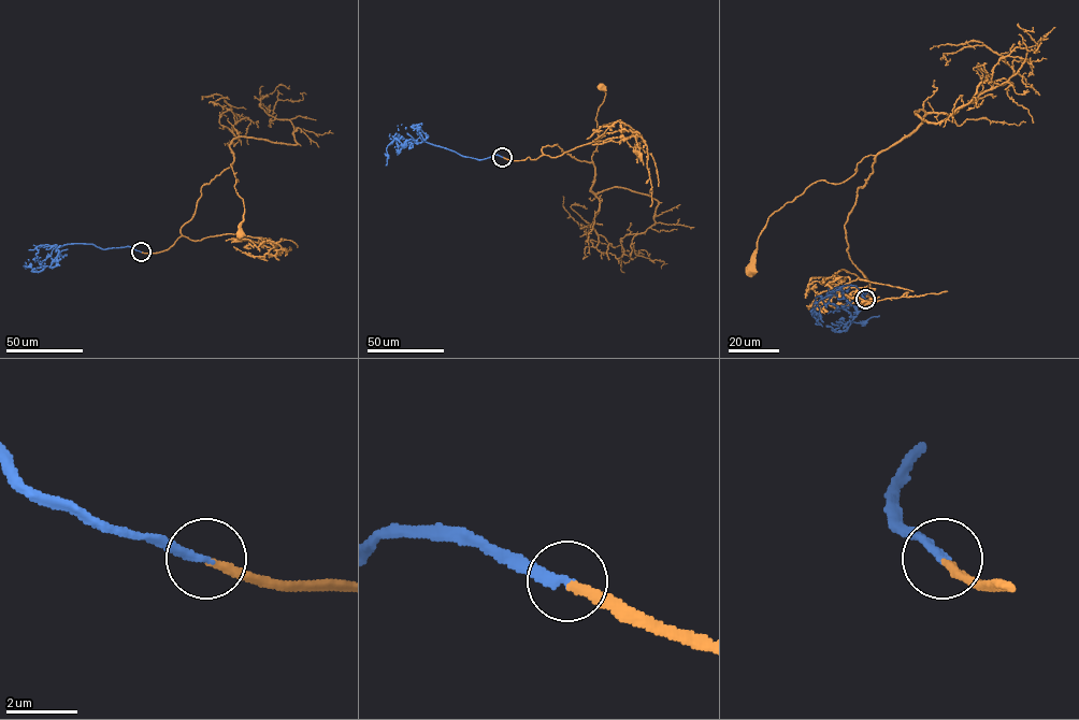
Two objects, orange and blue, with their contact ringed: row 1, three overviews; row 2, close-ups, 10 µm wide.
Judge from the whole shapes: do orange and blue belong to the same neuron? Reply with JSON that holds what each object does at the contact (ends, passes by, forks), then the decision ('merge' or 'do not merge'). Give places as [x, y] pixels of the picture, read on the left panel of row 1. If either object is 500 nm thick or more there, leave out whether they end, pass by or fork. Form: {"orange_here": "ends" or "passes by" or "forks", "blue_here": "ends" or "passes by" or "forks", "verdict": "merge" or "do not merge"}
{"orange_here": "ends", "blue_here": "ends", "verdict": "merge"}

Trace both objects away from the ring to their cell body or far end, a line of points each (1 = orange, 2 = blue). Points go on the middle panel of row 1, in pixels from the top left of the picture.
1: (502, 157), (536, 159), (557, 144), (592, 162), (605, 96), (600, 86)
2: (502, 157), (477, 159), (425, 142), (403, 147), (394, 139), (386, 148), (386, 166)

